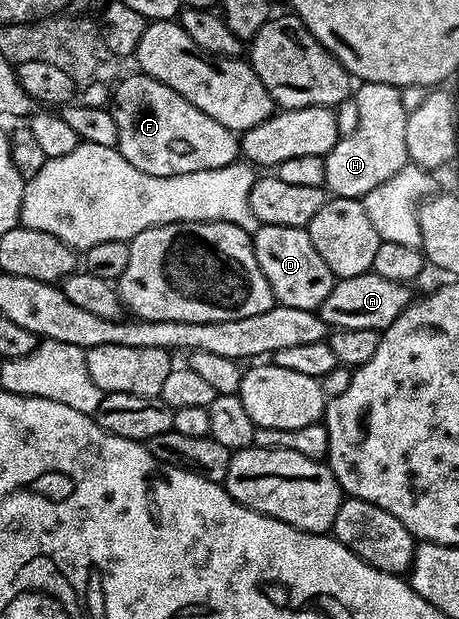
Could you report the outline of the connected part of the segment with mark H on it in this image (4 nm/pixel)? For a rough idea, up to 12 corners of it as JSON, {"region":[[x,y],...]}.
{"region":[[395,84],[355,89],[358,126],[324,157],[324,188],[358,200],[409,164]]}

